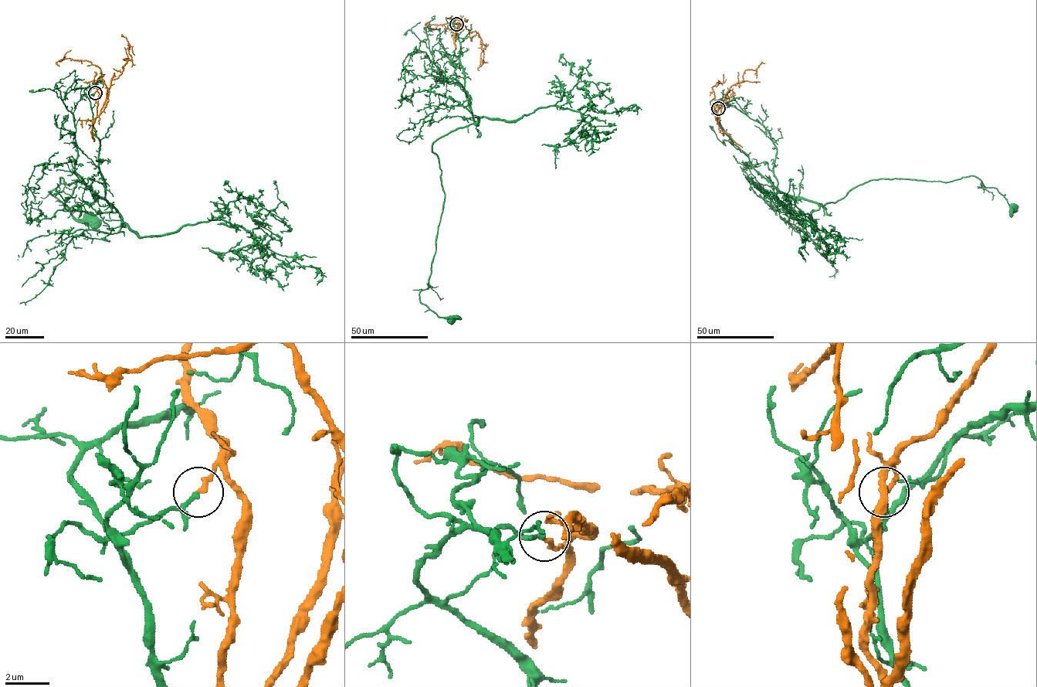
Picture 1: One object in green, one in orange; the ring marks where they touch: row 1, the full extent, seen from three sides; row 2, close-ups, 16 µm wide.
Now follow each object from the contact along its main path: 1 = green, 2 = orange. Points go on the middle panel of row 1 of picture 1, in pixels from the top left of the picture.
1: (456, 23), (474, 121), (432, 146), (445, 200), (428, 287), (419, 294), (440, 317), (453, 319)
2: (456, 24), (463, 25), (470, 32), (476, 31), (484, 45), (483, 62), (478, 67), (479, 70)

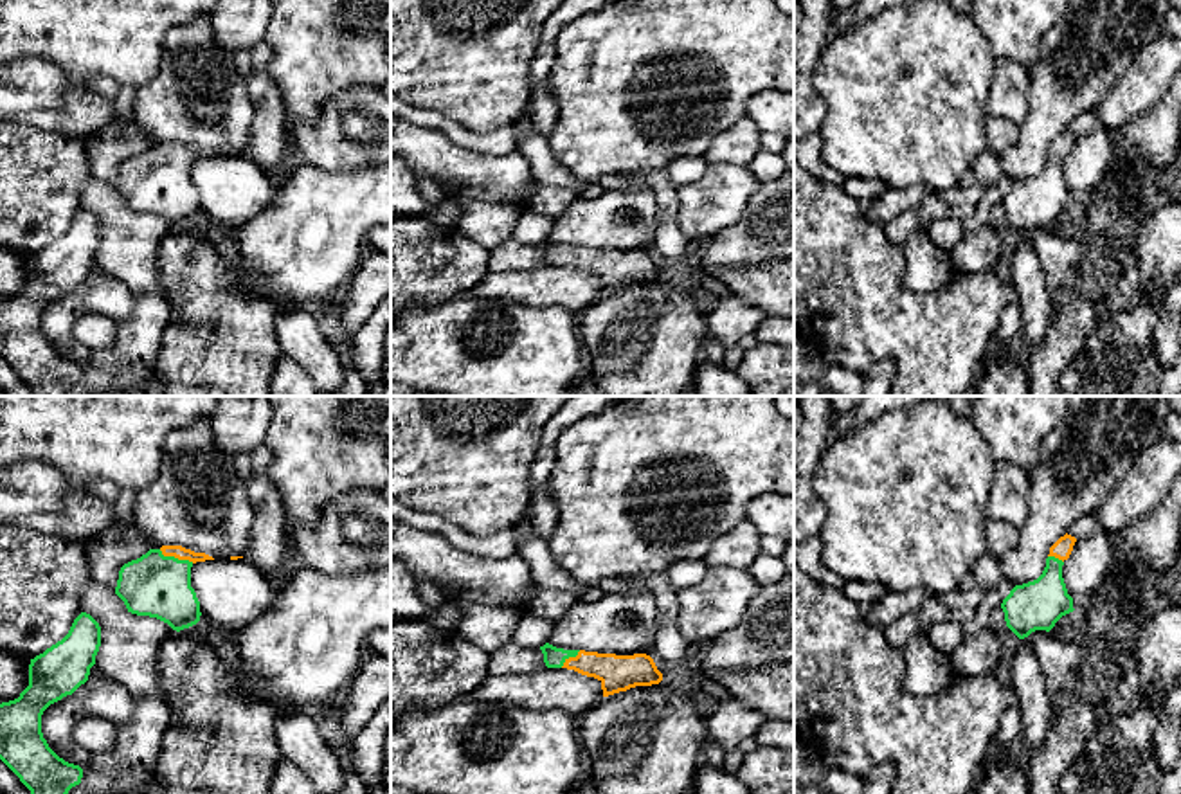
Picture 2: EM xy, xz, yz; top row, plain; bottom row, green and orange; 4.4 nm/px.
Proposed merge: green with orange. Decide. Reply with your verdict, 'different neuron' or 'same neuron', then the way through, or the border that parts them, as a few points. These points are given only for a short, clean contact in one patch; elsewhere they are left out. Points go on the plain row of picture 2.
different neuron

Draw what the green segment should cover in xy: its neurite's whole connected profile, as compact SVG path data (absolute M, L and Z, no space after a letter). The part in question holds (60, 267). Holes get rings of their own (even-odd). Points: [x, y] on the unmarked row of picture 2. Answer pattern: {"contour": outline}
{"contour": "M81 209L61 238L31 256L29 283L20 293L0 301L0 356L31 387L32 396L67 396L68 387L81 380L83 365L59 355L43 335L41 311L50 301L72 292L88 277L99 243L99 220Z"}

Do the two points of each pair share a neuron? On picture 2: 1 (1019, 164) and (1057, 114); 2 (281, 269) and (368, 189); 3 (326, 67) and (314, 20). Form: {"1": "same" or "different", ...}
{"1": "same", "2": "same", "3": "same"}

